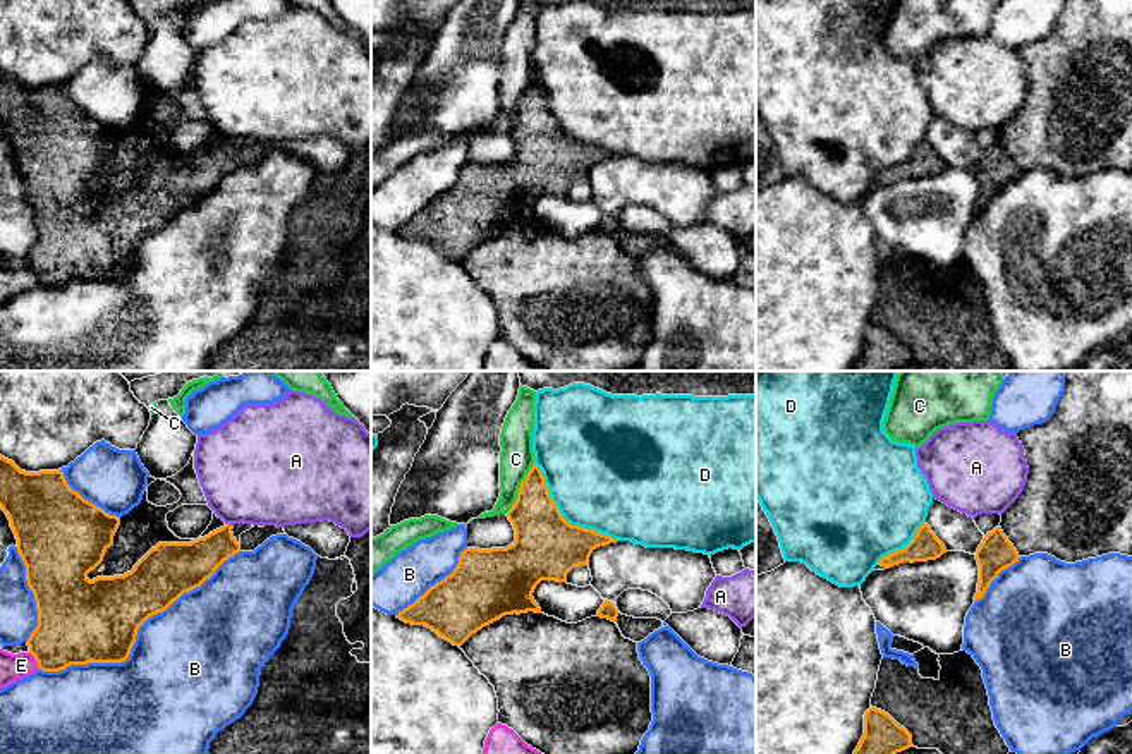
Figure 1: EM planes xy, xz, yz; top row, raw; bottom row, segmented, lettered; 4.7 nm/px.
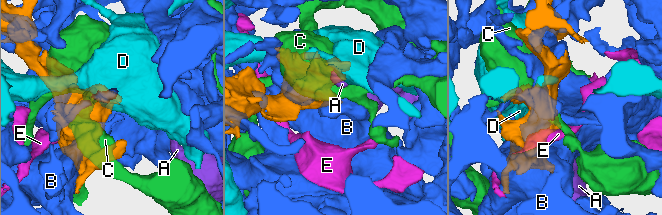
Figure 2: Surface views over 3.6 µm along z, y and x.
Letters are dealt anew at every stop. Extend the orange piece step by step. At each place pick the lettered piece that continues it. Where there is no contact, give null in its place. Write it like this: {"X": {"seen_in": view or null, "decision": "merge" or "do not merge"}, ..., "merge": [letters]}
{"A": {"seen_in": "xy", "decision": "do not merge"}, "B": {"seen_in": "xy", "decision": "do not merge"}, "C": {"seen_in": "xz", "decision": "do not merge"}, "D": {"seen_in": "xz", "decision": "do not merge"}, "E": {"seen_in": "xy", "decision": "do not merge"}, "merge": []}

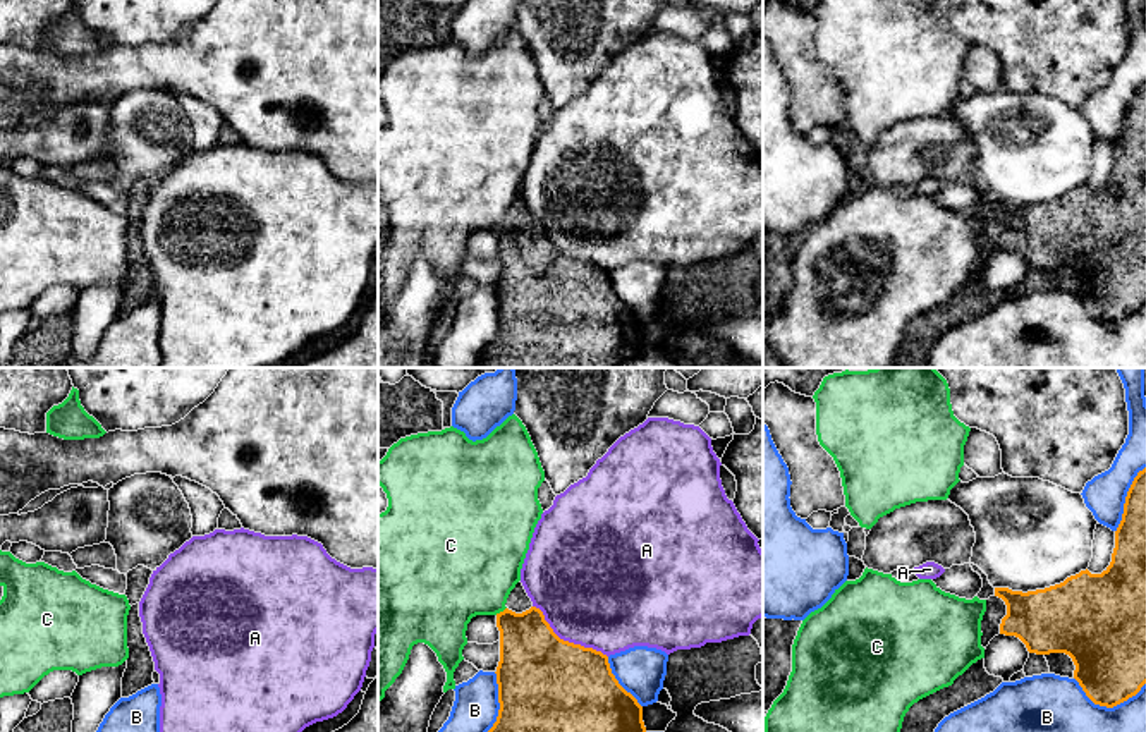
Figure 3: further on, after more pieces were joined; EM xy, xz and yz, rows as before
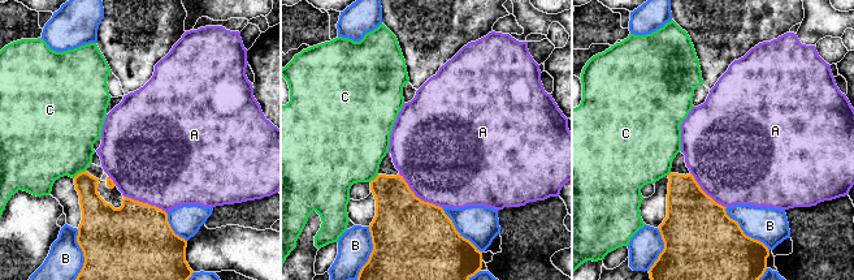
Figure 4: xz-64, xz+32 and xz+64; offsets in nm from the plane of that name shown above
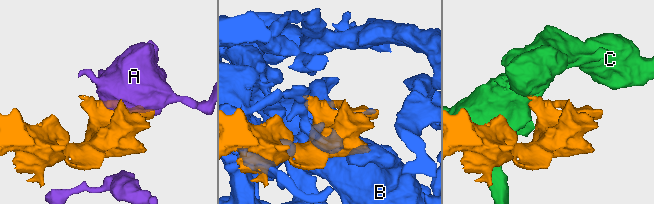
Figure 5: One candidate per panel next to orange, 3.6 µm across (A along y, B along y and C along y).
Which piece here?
{"A": {"seen_in": "xz", "decision": "do not merge"}, "B": {"seen_in": "yz", "decision": "do not merge"}, "C": {"seen_in": "xz", "decision": "do not merge"}, "merge": []}

